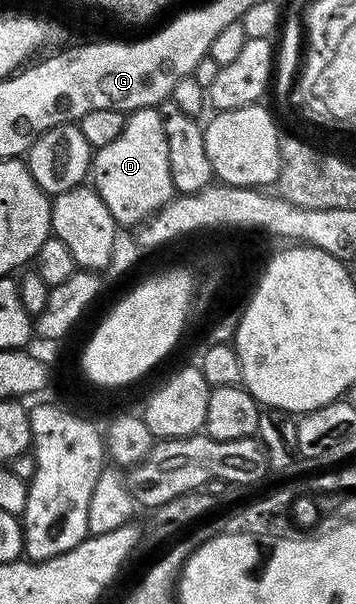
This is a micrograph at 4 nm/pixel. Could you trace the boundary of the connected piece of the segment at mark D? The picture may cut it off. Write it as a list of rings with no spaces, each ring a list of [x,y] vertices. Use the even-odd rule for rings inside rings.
[[[159,107],[138,109],[131,113],[124,121],[120,136],[114,138],[114,142],[95,149],[90,180],[120,226],[143,224],[173,199],[168,139]]]

